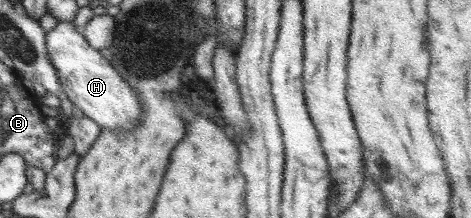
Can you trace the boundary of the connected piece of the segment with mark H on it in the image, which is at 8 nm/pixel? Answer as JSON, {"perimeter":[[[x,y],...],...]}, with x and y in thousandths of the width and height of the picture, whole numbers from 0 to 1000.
{"perimeter":[[[125,96],[108,142],[98,147],[93,179],[104,284],[151,472],[219,587],[276,601],[282,578],[291,578],[295,532],[304,523],[304,491],[287,408],[278,408],[257,367],[251,330],[210,229],[185,202],[176,161],[163,151],[155,101]]]}

